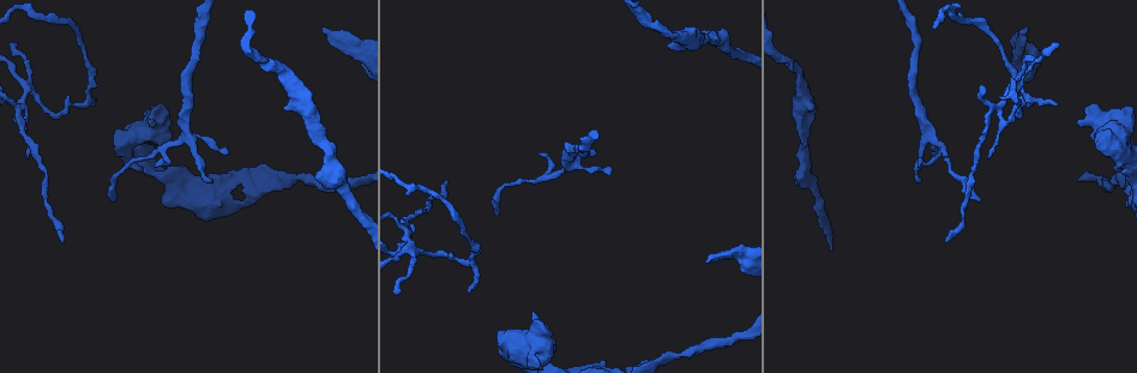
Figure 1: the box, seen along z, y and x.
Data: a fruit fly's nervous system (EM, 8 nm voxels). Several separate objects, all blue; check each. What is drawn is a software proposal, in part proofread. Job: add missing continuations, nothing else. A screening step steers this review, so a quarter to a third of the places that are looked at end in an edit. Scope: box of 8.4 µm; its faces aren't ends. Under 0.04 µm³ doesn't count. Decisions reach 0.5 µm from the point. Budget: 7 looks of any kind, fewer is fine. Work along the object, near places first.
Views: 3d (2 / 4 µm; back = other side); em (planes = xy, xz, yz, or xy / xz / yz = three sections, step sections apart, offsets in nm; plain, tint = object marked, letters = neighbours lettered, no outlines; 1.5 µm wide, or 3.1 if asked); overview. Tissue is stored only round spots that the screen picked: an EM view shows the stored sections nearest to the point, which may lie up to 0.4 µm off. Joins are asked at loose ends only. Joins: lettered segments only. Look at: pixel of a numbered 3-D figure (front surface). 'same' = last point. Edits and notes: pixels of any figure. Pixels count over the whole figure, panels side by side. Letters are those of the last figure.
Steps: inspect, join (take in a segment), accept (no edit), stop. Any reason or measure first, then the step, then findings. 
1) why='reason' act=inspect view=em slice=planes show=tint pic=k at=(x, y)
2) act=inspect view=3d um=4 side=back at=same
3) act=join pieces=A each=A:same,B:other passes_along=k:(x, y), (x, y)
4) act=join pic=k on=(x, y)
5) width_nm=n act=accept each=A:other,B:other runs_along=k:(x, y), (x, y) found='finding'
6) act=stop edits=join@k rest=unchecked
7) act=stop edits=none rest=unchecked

why='end of a long branch' act=inspect view=em slice=planes show=letters pic=1 at=(324, 29)

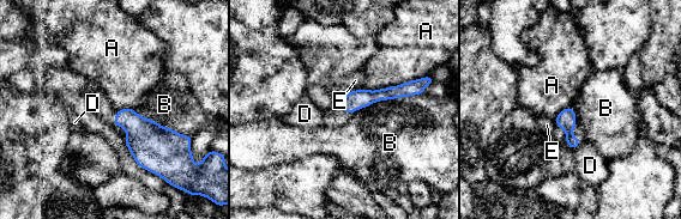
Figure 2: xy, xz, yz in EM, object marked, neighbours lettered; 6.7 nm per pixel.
act=accept each=A:other,B:other,D:other,E:other border=2:(421, 78), (375, 90), (362, 89) found='none of them fits'

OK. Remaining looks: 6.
act=inspect view=3d um=2 pic=1 at=(533, 313)

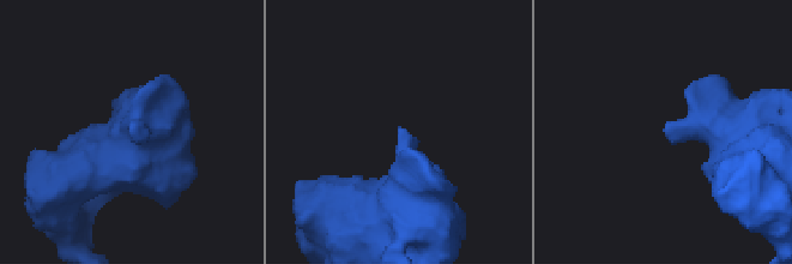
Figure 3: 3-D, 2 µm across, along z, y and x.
why='need the tissue' act=inspect view=em slice=planes show=tint pic=3 at=(665, 134)

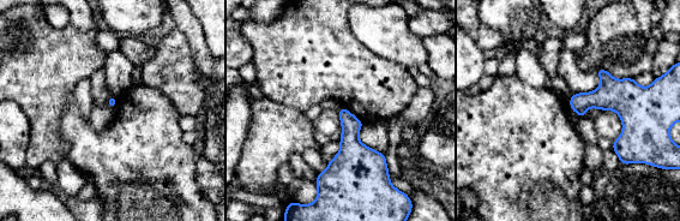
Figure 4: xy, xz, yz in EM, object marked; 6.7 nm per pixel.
act=inspect view=em slice=planes show=letters at=same

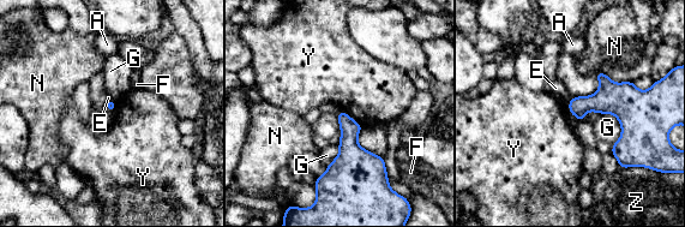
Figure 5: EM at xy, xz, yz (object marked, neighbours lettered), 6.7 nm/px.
act=accept each=A:other,E:other,F:other,G:other,N:other,Y:other,Z:other border=5:(340, 109), (362, 126) found='none of them fits'

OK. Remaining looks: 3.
why='thin end' act=inspect view=3d um=4 side=back pic=1 at=(115, 199)

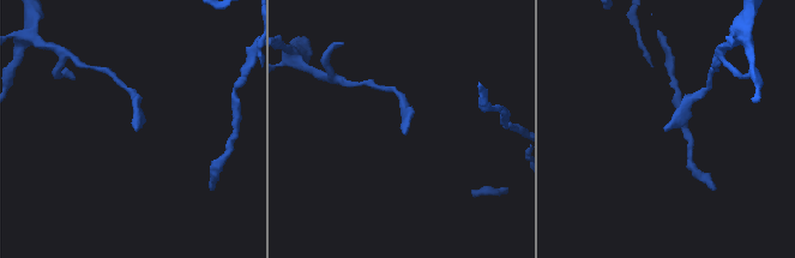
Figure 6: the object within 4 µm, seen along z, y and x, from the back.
why='need the tissue' act=inspect view=em slice=planes show=letters pic=6 at=(663, 128)

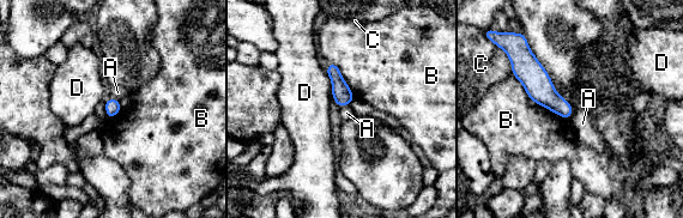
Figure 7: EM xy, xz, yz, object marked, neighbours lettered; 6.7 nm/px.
act=accept each=A:other,B:other,C:other,D:other found='no lettered segment goes on from it'

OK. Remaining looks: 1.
act=stop edits=none rest=unchecked

